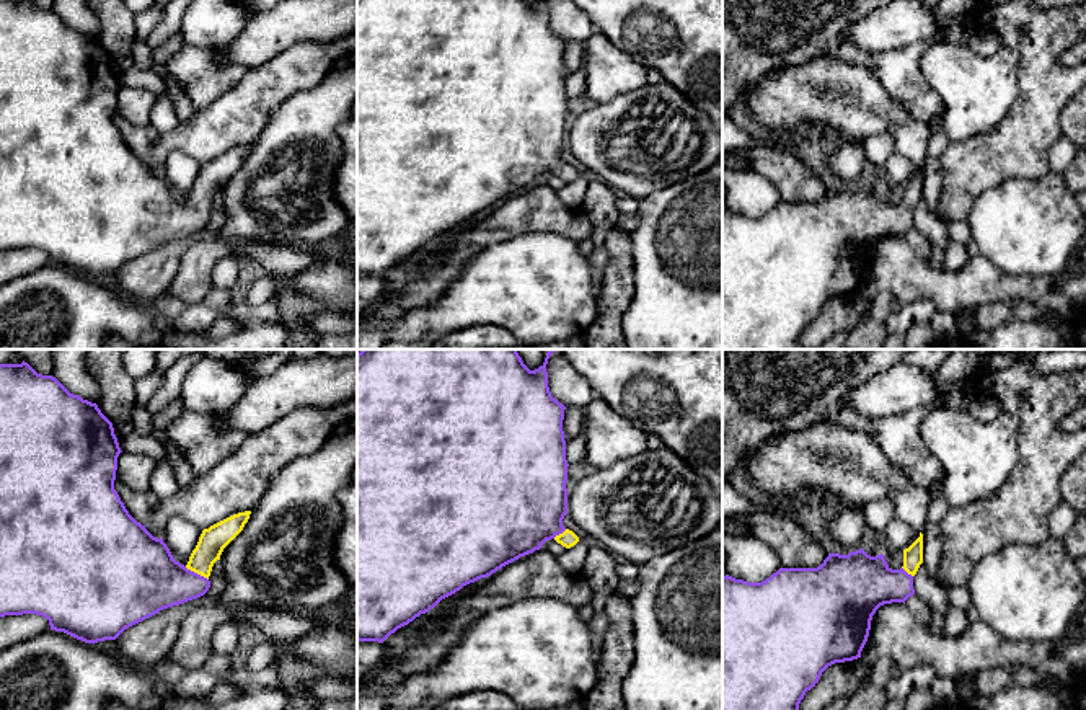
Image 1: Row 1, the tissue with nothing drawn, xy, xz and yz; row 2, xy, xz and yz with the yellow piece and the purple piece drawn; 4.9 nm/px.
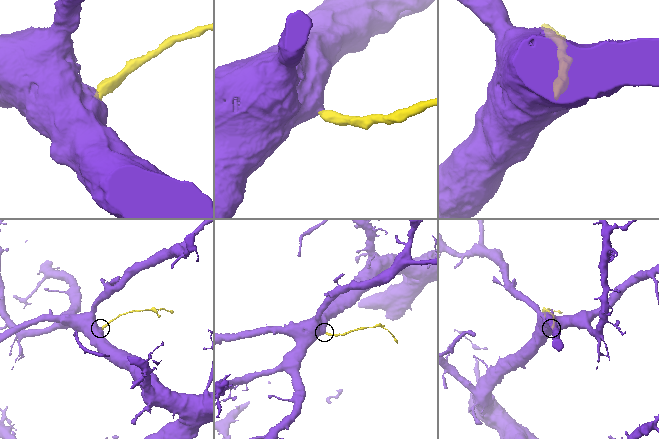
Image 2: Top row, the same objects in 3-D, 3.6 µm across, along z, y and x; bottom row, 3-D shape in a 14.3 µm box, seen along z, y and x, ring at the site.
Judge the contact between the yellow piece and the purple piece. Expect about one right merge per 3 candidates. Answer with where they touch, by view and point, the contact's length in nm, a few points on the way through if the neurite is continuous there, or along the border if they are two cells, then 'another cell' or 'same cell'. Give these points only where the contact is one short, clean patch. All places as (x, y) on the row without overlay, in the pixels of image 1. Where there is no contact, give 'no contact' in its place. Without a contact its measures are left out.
meets yellow in xy at (196, 206); contact 140 nm long; runs through xy (212, 175), (196, 206), (145, 211); same cell

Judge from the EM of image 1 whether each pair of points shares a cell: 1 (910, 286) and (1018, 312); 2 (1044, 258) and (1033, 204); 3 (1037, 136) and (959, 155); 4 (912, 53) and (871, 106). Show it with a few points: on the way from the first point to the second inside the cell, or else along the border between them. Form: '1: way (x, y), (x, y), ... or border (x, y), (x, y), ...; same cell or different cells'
1: border (1024, 299), (987, 302), (971, 310); different cells
2: way (1041, 245), (1033, 232), (1033, 217); same cell
3: way (1018, 146), (998, 155), (979, 155); same cell
4: border (853, 64), (863, 64), (910, 115); different cells

